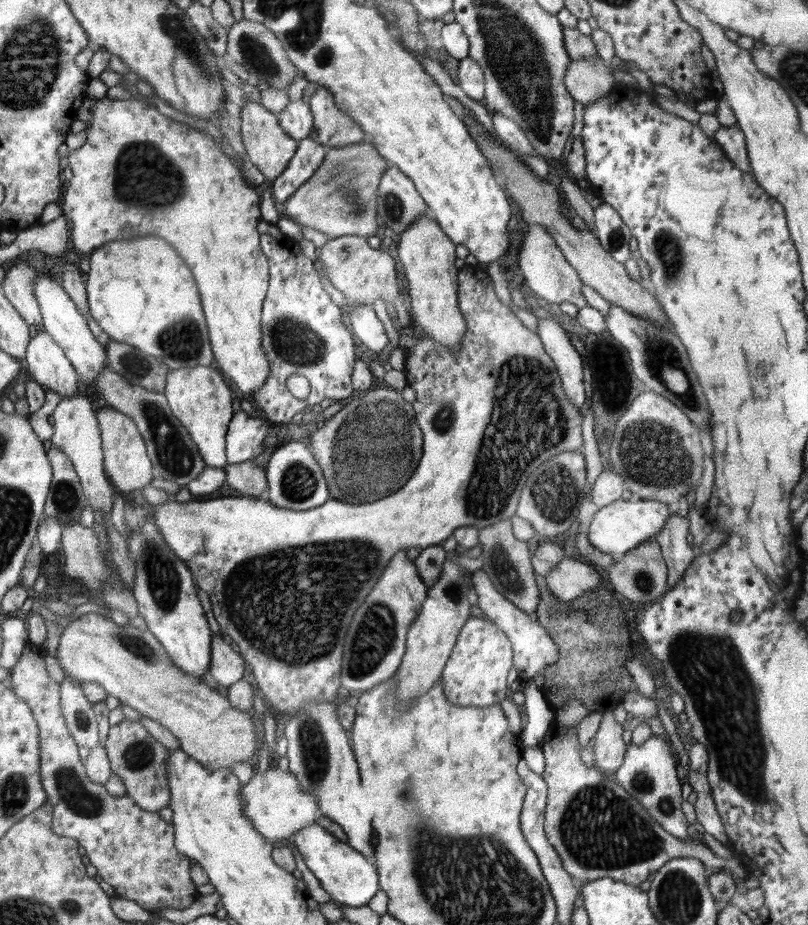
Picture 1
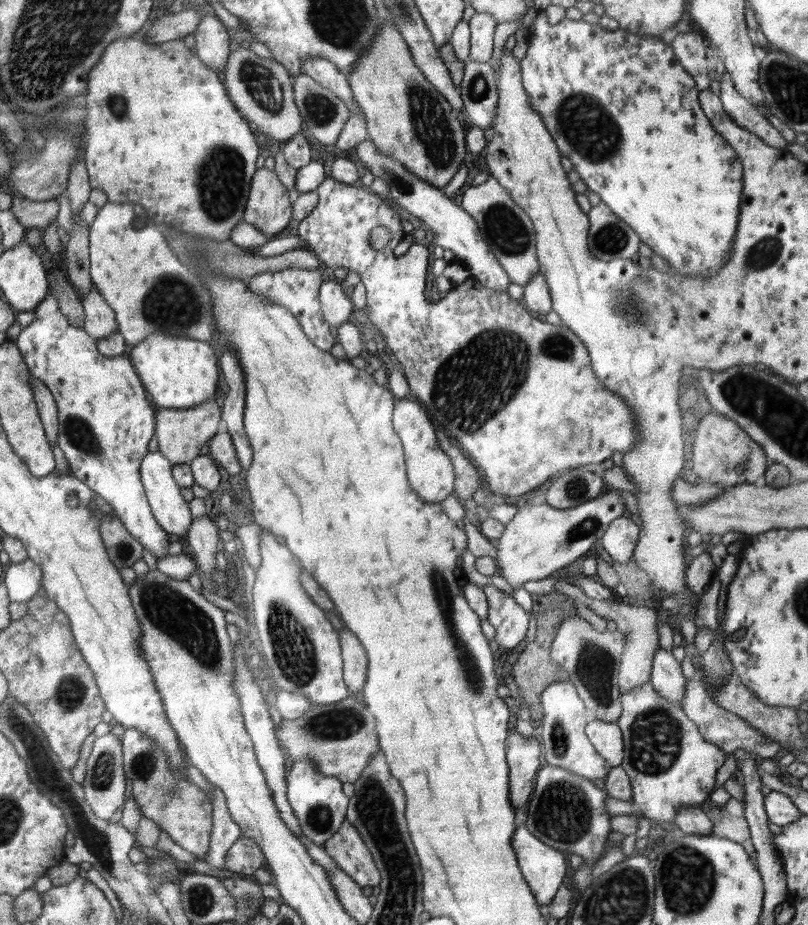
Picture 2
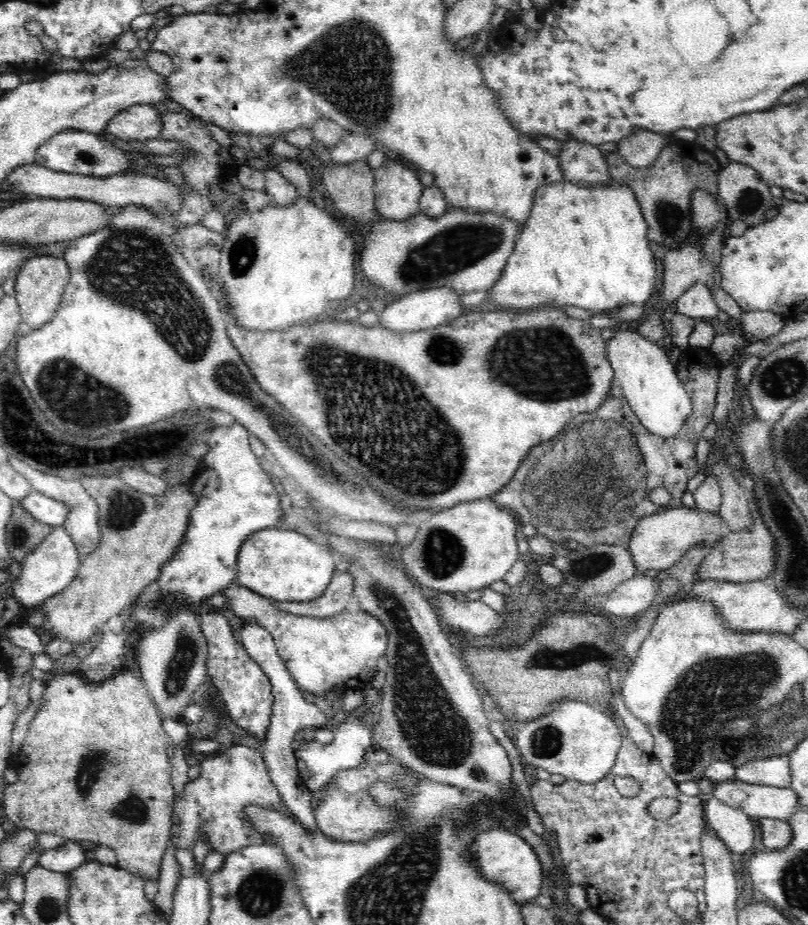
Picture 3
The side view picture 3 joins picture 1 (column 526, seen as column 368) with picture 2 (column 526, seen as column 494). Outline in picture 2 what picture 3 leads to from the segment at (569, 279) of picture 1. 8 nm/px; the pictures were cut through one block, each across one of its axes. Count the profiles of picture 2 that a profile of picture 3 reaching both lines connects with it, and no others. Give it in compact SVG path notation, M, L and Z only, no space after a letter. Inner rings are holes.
M488 177L480 185L472 185L462 198L461 207L476 221L480 236L487 241L511 282L526 286L536 273L540 273L535 245L536 233L531 218L494 177Z

